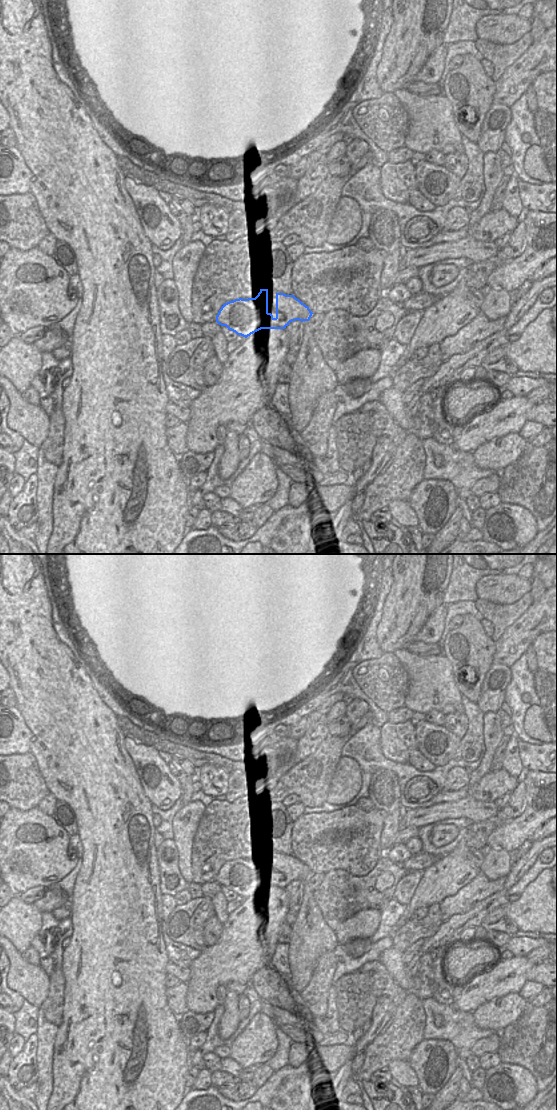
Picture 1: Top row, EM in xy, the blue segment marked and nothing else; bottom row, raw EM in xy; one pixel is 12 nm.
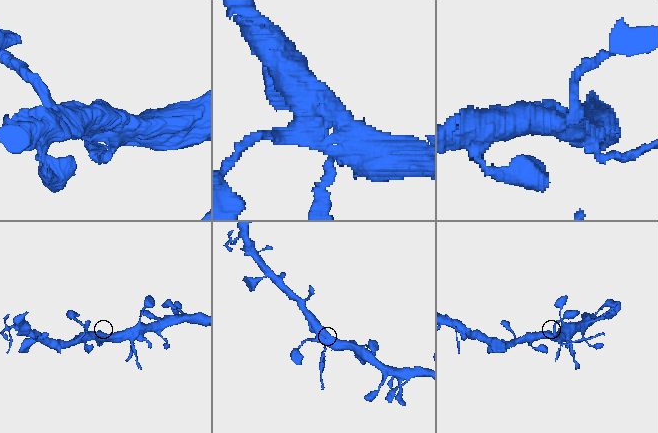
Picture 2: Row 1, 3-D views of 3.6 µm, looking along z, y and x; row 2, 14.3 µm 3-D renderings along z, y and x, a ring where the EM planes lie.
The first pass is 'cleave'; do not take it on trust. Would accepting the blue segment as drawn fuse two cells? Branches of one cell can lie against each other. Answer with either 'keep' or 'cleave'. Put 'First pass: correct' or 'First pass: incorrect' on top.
First pass: incorrect
keep

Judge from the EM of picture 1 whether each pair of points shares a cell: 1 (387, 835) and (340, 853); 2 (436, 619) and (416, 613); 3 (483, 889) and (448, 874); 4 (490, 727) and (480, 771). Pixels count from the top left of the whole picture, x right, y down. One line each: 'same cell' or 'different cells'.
1: different cells
2: different cells
3: different cells
4: same cell

